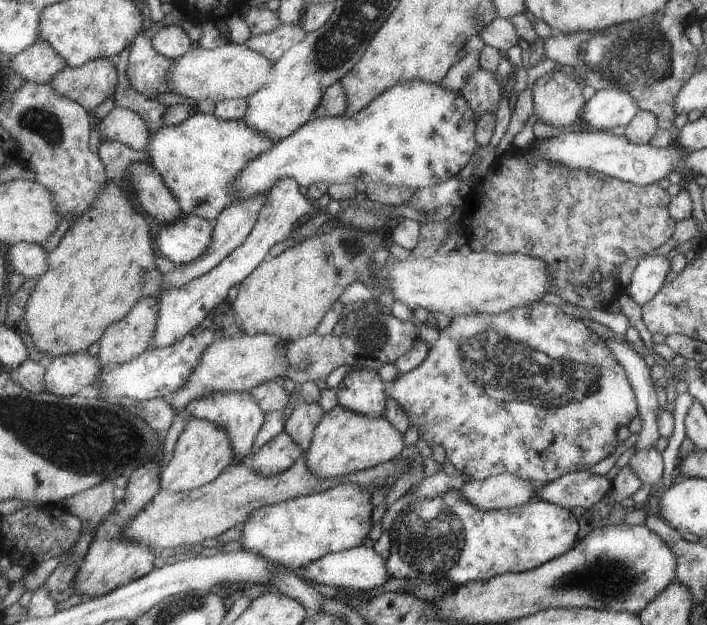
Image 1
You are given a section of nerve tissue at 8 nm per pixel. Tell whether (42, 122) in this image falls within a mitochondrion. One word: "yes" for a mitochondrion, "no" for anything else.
yes

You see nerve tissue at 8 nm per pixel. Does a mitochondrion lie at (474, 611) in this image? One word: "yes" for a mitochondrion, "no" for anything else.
no

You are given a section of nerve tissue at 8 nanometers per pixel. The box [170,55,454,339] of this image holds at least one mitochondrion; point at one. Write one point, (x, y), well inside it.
(352, 248)

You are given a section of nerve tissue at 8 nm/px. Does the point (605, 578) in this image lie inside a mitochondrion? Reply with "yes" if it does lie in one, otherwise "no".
yes

